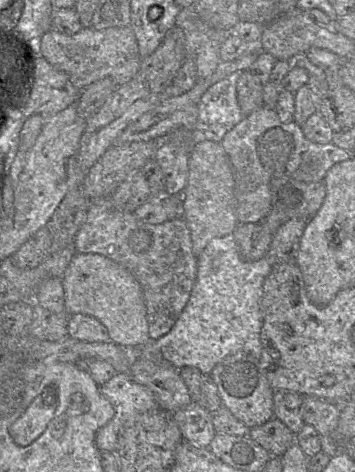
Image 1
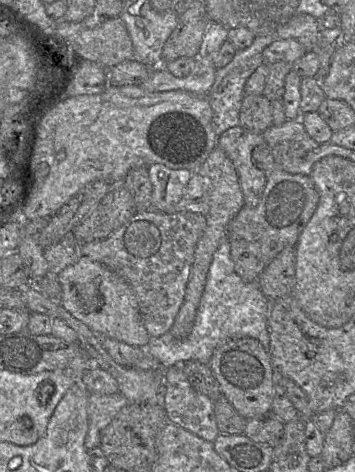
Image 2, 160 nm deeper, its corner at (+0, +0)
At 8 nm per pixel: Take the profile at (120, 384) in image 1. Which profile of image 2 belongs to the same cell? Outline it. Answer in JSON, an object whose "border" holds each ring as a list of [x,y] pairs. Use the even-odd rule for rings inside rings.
{"border":[[[120,392],[111,395],[89,394],[87,405],[89,424],[84,442],[87,450],[99,447],[101,431],[128,403]]]}

